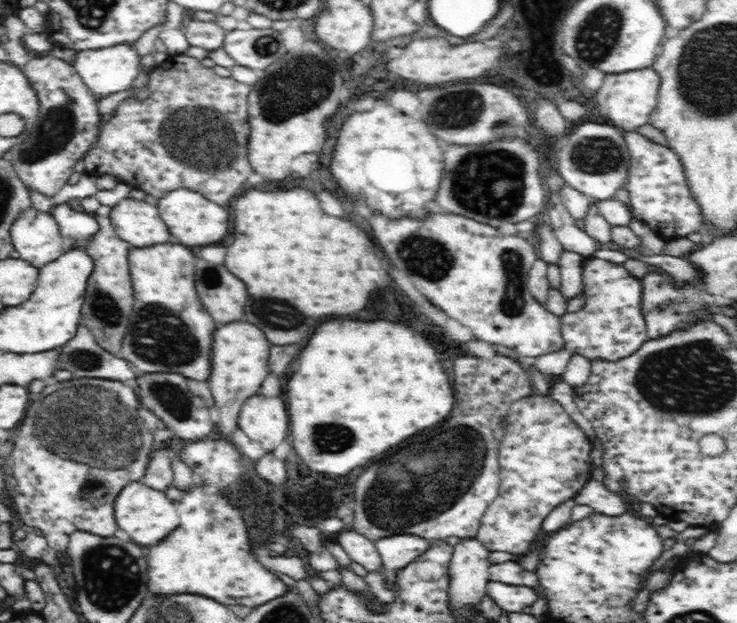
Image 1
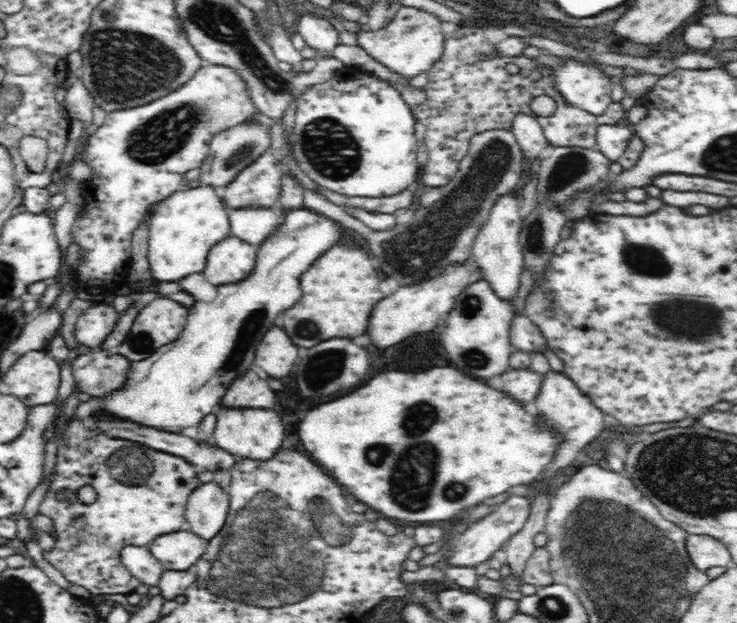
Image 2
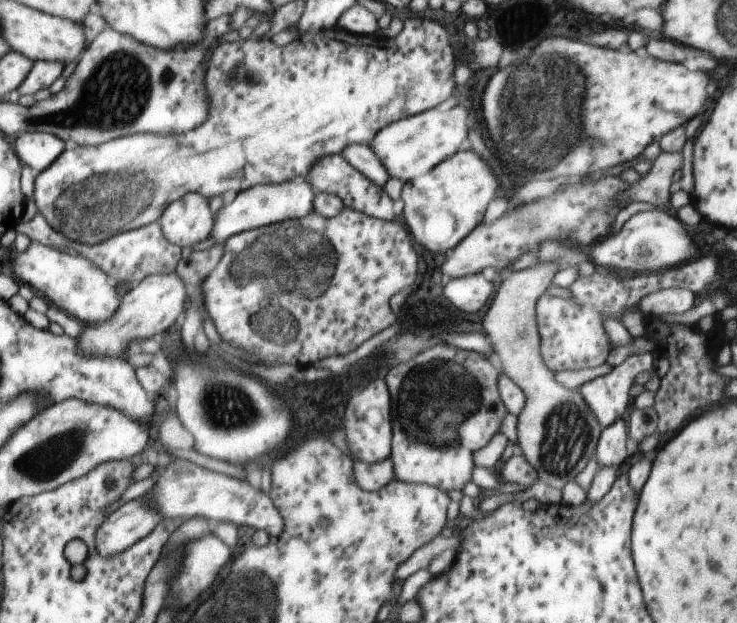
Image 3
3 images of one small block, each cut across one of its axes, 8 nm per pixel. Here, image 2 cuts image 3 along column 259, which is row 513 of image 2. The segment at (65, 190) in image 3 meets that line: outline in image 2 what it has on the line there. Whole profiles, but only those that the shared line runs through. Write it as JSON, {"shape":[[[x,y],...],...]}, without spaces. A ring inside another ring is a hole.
{"shape":[[[76,415],[66,422],[55,465],[55,476],[51,487],[40,504],[39,514],[52,521],[55,544],[50,550],[43,550],[42,556],[50,566],[60,571],[71,583],[83,586],[92,595],[128,594],[135,591],[141,582],[133,576],[120,559],[122,547],[128,545],[147,546],[163,534],[189,530],[185,517],[188,496],[199,486],[197,471],[184,458],[174,454],[138,445],[130,440],[109,438],[97,431],[86,420]],[[84,484],[92,484],[98,492],[98,501],[86,505],[76,499],[76,490]]]}

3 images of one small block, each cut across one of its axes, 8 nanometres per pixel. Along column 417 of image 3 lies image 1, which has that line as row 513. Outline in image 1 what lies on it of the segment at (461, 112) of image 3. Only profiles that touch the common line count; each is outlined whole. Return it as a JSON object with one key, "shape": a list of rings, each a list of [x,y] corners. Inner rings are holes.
{"shape":[[[143,480],[132,481],[124,486],[115,500],[115,519],[117,526],[130,534],[138,544],[158,544],[175,526],[179,525],[178,515],[170,499],[160,490],[147,486]]]}

